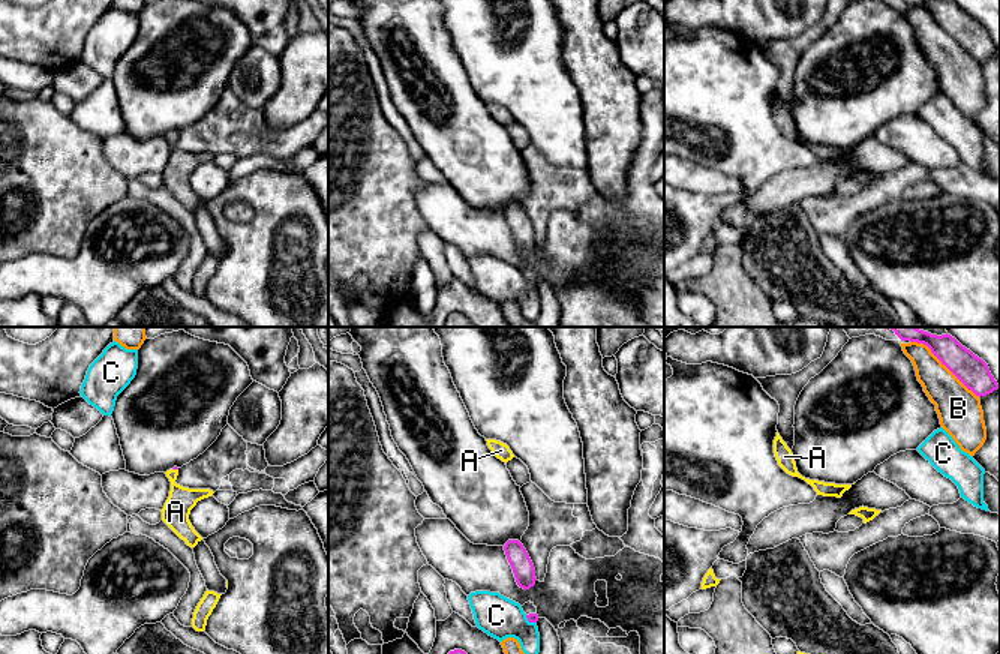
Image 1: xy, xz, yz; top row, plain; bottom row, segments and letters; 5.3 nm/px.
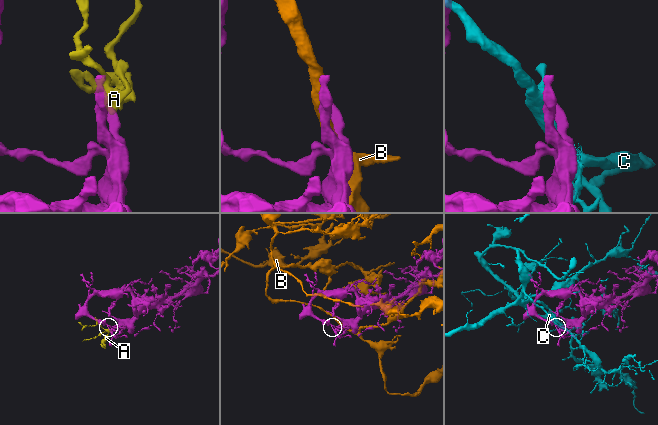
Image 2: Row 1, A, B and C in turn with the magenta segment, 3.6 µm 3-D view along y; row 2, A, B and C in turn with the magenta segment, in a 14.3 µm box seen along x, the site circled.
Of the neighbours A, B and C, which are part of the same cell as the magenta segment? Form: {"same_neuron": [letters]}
{"same_neuron": ["A"]}

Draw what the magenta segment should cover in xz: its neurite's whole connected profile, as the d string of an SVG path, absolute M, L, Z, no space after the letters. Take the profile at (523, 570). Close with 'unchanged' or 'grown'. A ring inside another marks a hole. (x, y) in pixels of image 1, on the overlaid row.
M508 540L504 550L517 585L523 590L534 586L537 580L535 568L523 544L519 540Z; unchanged

